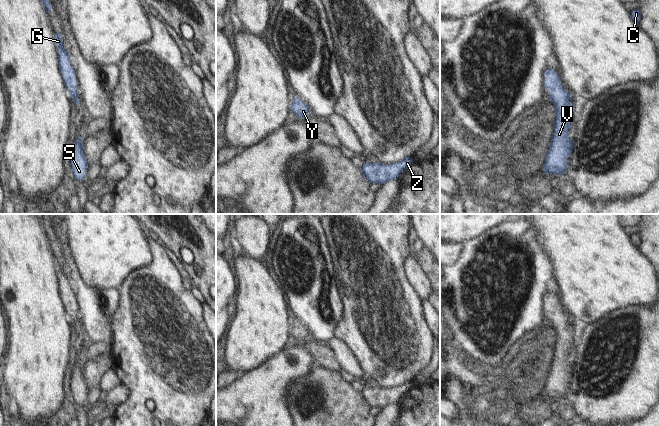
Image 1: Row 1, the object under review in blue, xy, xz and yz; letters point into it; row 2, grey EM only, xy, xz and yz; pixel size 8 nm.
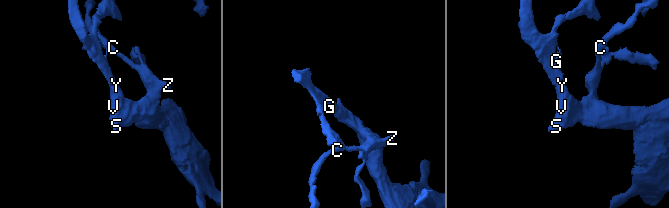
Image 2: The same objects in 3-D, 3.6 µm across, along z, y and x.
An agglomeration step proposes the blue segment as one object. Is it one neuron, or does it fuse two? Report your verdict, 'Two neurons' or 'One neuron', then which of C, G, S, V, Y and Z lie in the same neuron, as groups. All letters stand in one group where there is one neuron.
One neuron. Groups: C G S V Y Z

